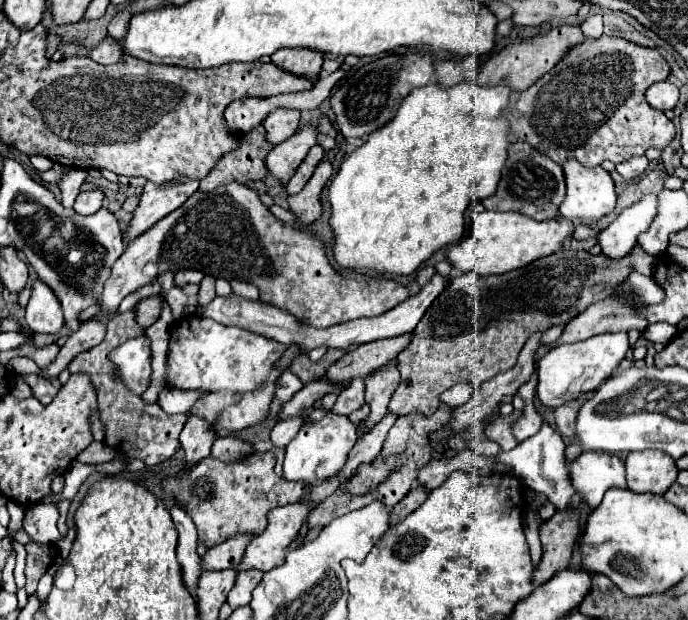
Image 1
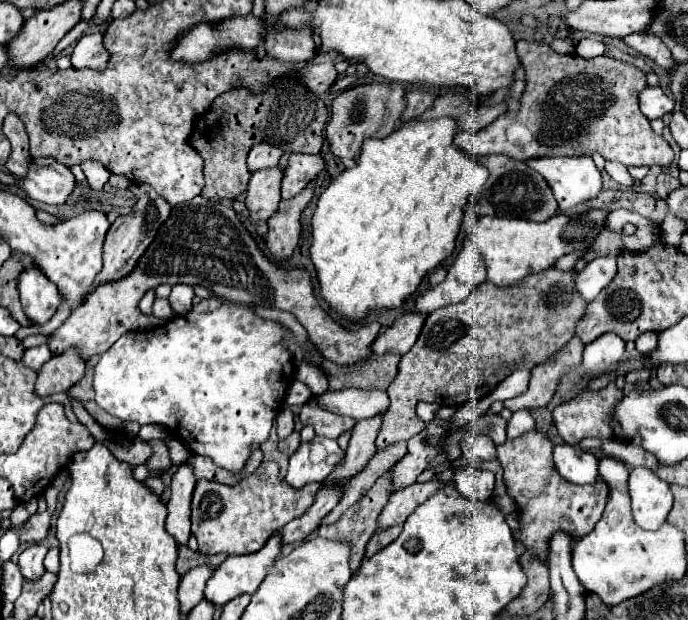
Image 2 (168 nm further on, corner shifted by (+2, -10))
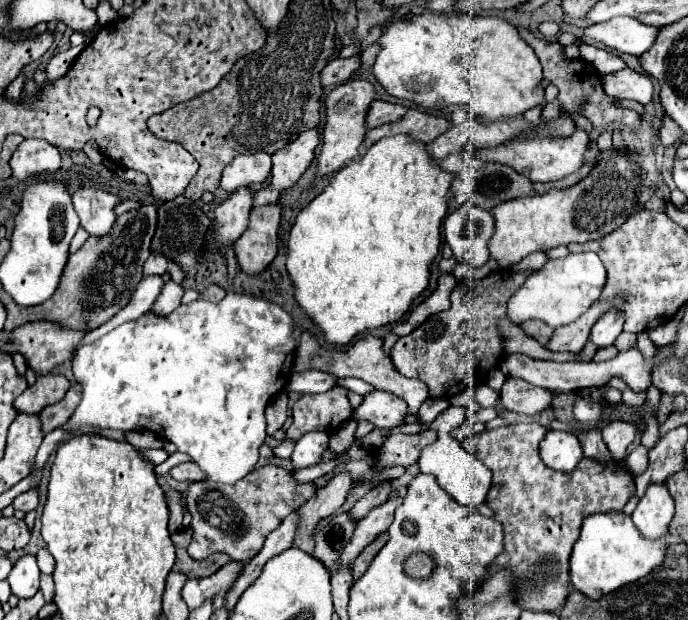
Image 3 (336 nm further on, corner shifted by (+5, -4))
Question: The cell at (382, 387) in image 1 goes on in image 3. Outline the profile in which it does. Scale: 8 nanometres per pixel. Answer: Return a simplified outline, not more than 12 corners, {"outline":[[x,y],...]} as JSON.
{"outline":[[334,476],[298,508],[294,546],[314,554],[314,530],[336,514],[350,492]]}

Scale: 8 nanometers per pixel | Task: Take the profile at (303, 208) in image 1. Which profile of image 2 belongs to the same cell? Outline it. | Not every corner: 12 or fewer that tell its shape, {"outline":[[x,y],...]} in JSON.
{"outline":[[309,184],[295,198],[281,200],[267,220],[271,258],[293,254],[301,214],[313,196]]}

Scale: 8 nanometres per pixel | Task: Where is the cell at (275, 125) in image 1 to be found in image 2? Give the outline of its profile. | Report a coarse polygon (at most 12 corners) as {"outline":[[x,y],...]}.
{"outline":[[257,142],[249,152],[251,172],[277,166],[281,146]]}

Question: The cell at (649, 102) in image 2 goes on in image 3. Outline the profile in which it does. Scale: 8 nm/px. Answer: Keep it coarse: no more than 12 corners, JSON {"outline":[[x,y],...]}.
{"outline":[[630,68],[602,76],[604,92],[652,102],[652,82]]}

